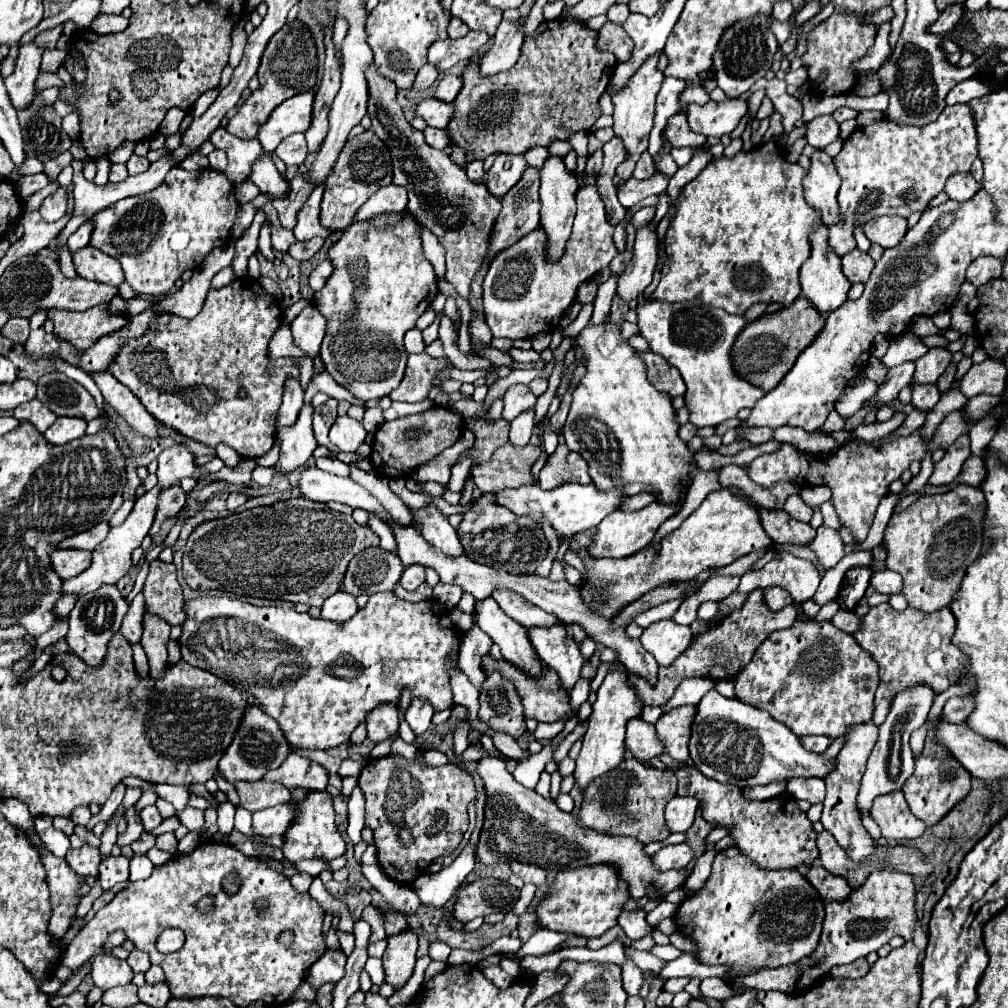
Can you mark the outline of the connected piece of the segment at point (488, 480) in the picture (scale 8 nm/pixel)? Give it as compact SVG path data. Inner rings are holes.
M511 443L507 447L501 447L495 451L495 457L491 457L487 463L481 463L479 467L471 469L471 475L479 487L479 491L503 491L509 487L521 487L531 485L533 473L531 467L539 459L541 451L533 445L527 445L523 449L515 449Z

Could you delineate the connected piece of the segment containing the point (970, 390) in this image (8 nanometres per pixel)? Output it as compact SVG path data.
M985 359L979 365L973 365L961 379L959 391L971 399L977 395L1001 395L1003 381L1007 379L1007 369L997 359Z

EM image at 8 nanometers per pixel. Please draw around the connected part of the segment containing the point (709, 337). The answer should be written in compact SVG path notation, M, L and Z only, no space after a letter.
M697 299L683 303L639 303L639 329L647 339L649 349L661 357L665 357L673 367L681 371L681 377L687 385L685 403L691 411L689 421L697 427L719 425L737 413L743 407L753 407L757 399L765 393L747 383L745 379L737 379L735 371L731 371L731 343L735 335L747 325L743 315L731 315L723 309L703 305Z

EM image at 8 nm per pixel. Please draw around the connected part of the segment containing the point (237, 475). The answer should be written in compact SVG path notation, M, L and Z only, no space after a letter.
M242 458L235 469L231 470L231 468L225 466L217 472L209 474L207 481L212 483L213 481L224 480L234 484L246 484L251 481L252 470L255 469L255 467L256 463L254 459Z

